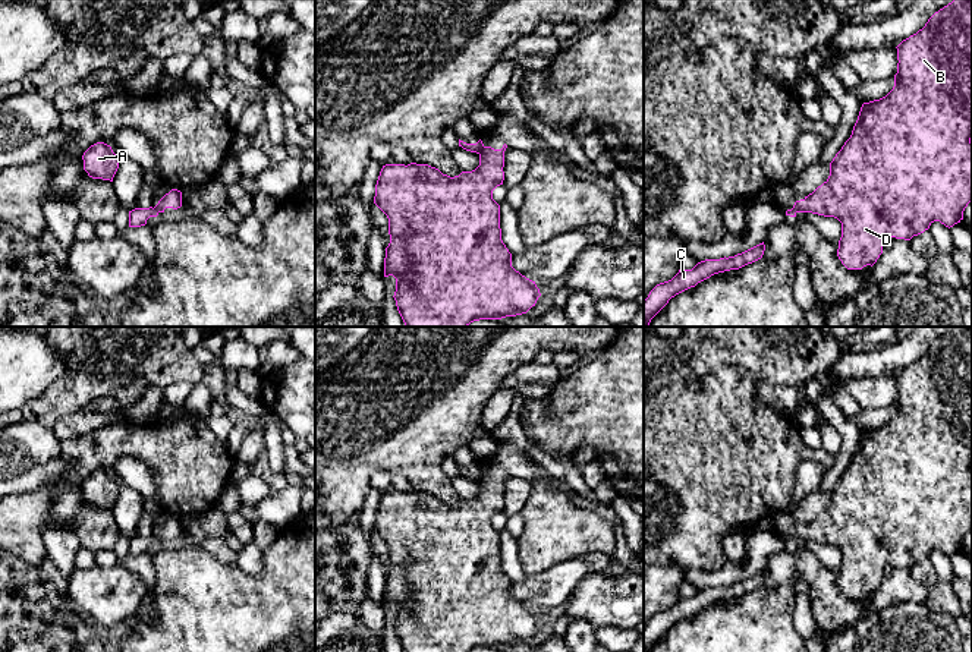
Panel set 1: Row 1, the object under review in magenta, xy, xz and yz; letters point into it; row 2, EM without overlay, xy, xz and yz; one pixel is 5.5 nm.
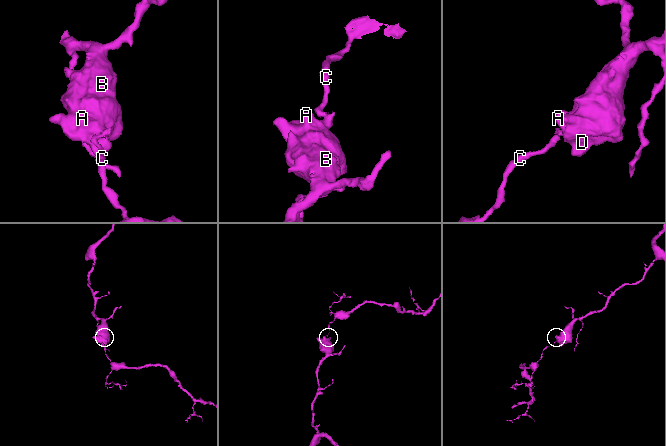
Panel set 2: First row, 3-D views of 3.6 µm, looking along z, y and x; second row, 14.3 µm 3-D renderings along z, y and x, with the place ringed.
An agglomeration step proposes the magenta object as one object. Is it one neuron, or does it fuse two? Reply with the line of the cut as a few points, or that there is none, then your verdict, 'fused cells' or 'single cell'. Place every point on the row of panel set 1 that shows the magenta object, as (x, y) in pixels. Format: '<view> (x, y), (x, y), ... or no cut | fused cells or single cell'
xz (484, 147), (478, 153) | fused cells

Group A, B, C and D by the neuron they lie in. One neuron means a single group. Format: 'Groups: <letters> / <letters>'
Groups: A B D / C

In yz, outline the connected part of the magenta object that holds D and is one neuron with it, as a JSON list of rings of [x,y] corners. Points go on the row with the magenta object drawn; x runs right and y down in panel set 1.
[[[953,0],[935,12],[925,26],[916,34],[903,40],[897,47],[897,73],[893,89],[883,98],[864,103],[853,126],[850,138],[830,163],[828,179],[812,193],[796,201],[793,211],[812,212],[824,217],[834,217],[842,223],[837,256],[847,270],[862,270],[874,265],[883,253],[884,242],[888,237],[910,240],[929,229],[934,221],[953,227],[963,220],[963,211],[972,201],[972,0]]]

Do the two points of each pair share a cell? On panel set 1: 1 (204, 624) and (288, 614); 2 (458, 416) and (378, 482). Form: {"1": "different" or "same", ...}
{"1": "same", "2": "different"}

